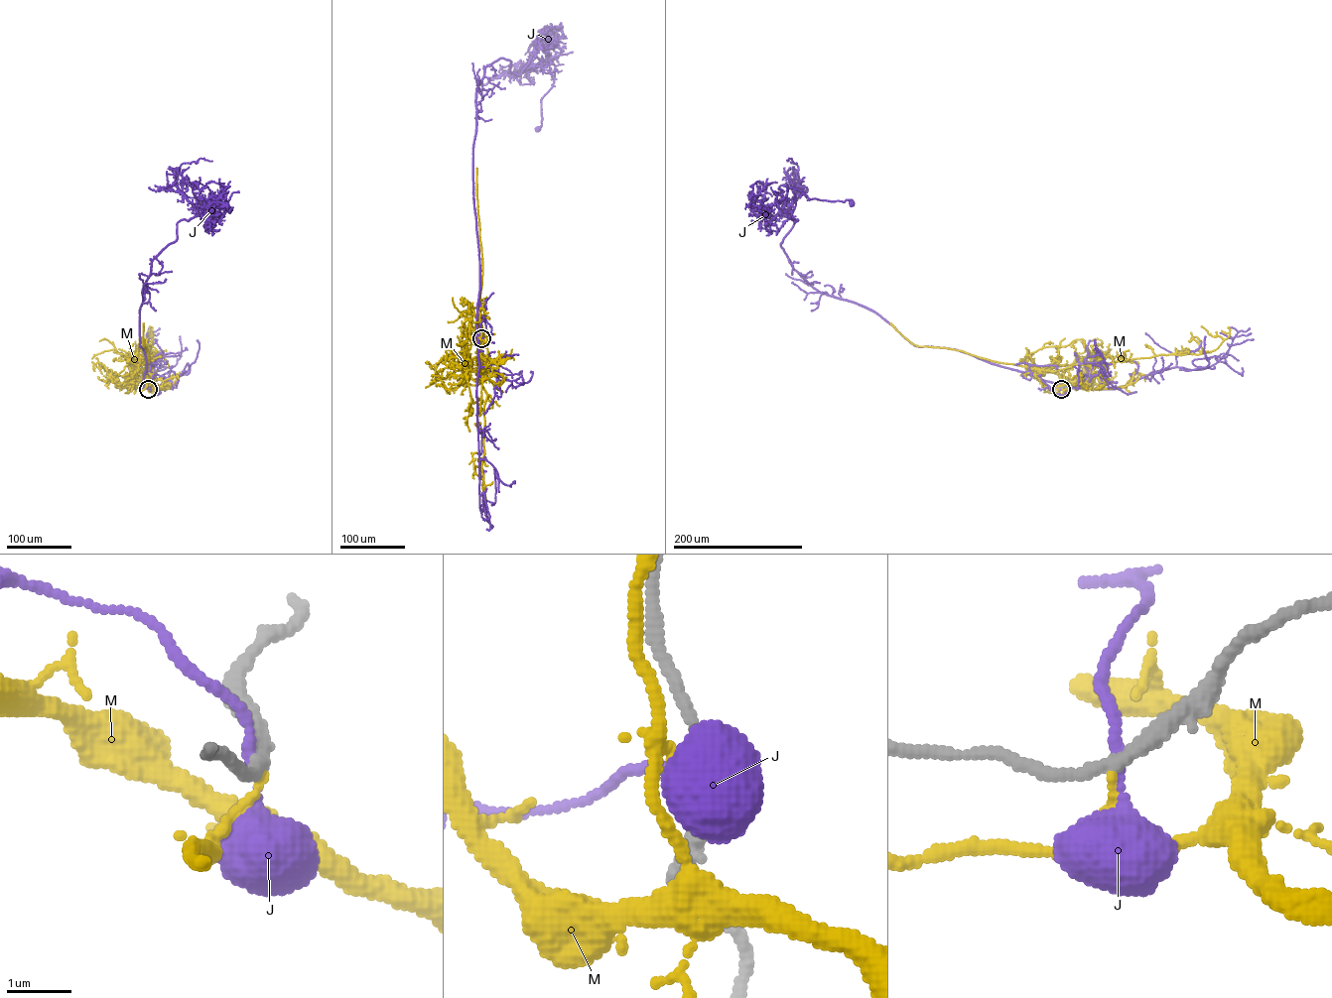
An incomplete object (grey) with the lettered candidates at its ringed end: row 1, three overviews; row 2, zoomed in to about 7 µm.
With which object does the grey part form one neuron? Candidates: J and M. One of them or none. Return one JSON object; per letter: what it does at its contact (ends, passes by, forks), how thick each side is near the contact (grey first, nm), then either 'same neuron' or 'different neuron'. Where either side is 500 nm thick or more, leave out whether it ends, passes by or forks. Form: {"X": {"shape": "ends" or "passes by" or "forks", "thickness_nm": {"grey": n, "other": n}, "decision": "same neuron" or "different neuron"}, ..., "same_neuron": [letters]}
{"J": {"shape": "passes by", "thickness_nm": {"grey": 240, "other": 200}, "decision": "different neuron"}, "M": {"shape": "ends", "thickness_nm": {"grey": 220, "other": 120}, "decision": "same neuron"}, "same_neuron": ["M"]}

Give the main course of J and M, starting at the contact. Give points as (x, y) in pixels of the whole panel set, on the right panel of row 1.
J: (1061, 388), (915, 346), (874, 311), (813, 288), (781, 246), (797, 219), (777, 214), (788, 188), (852, 203)
M: (1061, 389), (1060, 375), (1052, 370), (1099, 361), (1111, 363), (1215, 350), (1223, 338), (1212, 335), (1201, 326)

